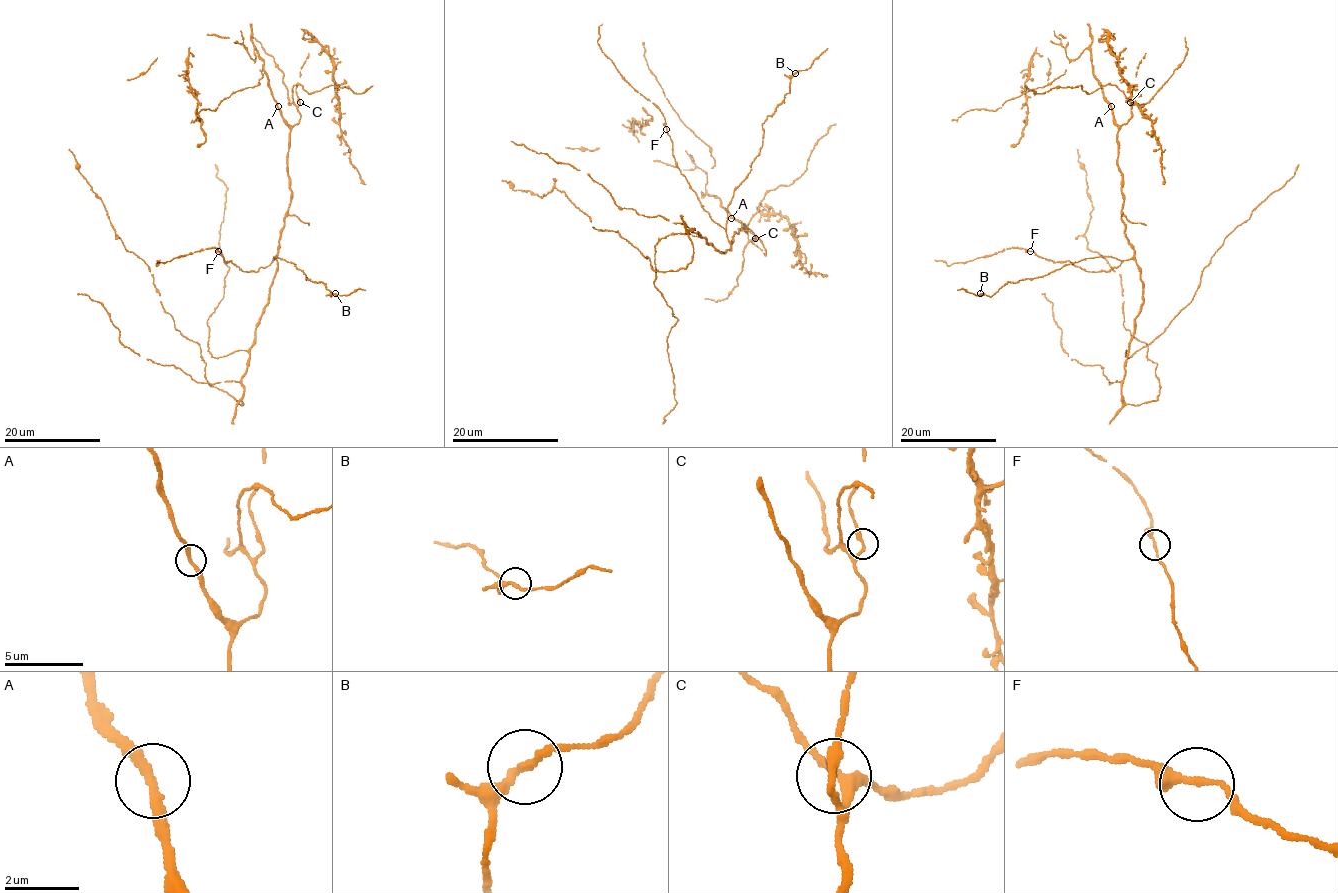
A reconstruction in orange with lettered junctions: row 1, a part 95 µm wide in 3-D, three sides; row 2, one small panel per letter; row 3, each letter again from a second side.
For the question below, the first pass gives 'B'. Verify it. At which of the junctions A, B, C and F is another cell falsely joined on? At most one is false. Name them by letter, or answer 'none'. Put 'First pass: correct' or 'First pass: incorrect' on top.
First pass: incorrect
none

